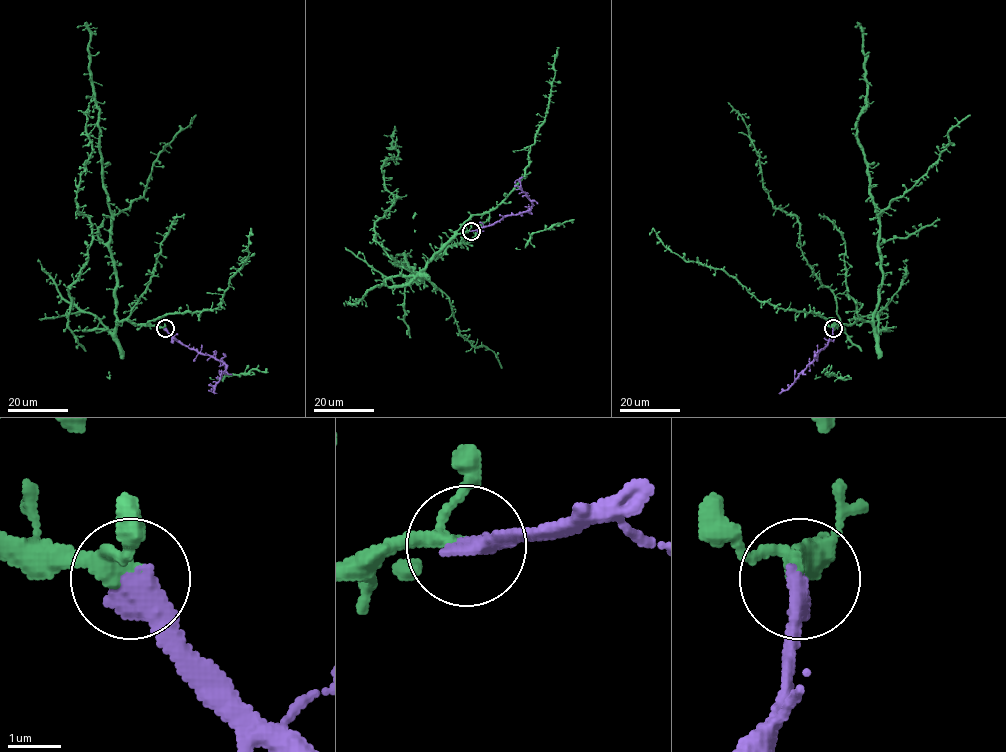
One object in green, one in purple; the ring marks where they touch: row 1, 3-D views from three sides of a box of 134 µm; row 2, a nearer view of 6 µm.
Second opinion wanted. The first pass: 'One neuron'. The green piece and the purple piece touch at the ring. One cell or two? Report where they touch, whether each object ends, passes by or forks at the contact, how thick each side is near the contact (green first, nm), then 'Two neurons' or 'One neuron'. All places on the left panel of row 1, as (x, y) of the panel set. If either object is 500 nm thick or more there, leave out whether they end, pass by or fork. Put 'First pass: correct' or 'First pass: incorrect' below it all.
Place: (165, 328). At the ring green passes by. At the ring purple ends. Thickness 280 nm (green) against 480 nm. One neuron
First pass: correct

